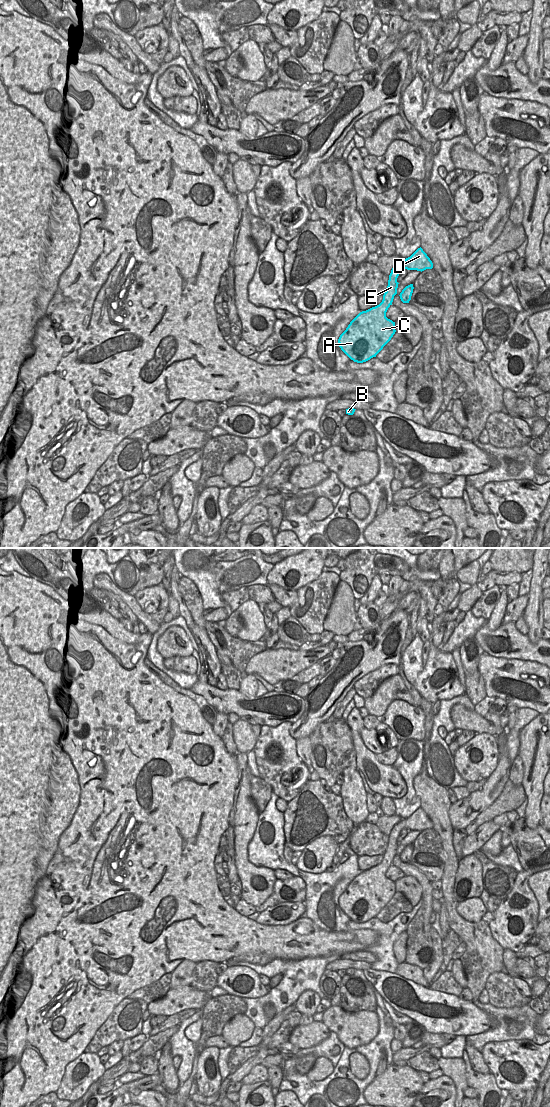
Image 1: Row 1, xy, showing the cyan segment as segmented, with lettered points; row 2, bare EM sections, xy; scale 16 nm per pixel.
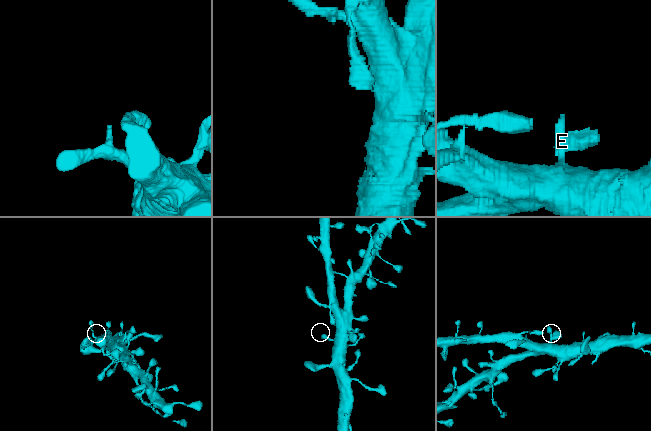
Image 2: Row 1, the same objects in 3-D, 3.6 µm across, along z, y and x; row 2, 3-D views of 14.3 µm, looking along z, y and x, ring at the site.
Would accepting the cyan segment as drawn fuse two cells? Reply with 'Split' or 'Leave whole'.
Leave whole.

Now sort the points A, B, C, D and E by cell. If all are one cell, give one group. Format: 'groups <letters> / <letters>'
groups A B C D E

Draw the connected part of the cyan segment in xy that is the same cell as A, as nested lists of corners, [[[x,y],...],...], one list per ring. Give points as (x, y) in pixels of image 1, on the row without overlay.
[[[420,807],[410,817],[402,819],[391,830],[382,862],[360,872],[338,899],[341,910],[354,922],[370,920],[383,909],[395,894],[395,882],[386,877],[388,868],[397,854],[397,838],[402,829],[424,831],[433,823]]]

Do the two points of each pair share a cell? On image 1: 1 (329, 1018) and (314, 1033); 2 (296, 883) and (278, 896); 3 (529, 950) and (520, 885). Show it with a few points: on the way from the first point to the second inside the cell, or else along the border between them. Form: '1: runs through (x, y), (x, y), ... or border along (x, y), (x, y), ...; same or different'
1: border along (322, 1021), (330, 1030); different
2: runs through (290, 883), (284, 883), (279, 890); same
3: border along (528, 941), (523, 948), (515, 953); different

